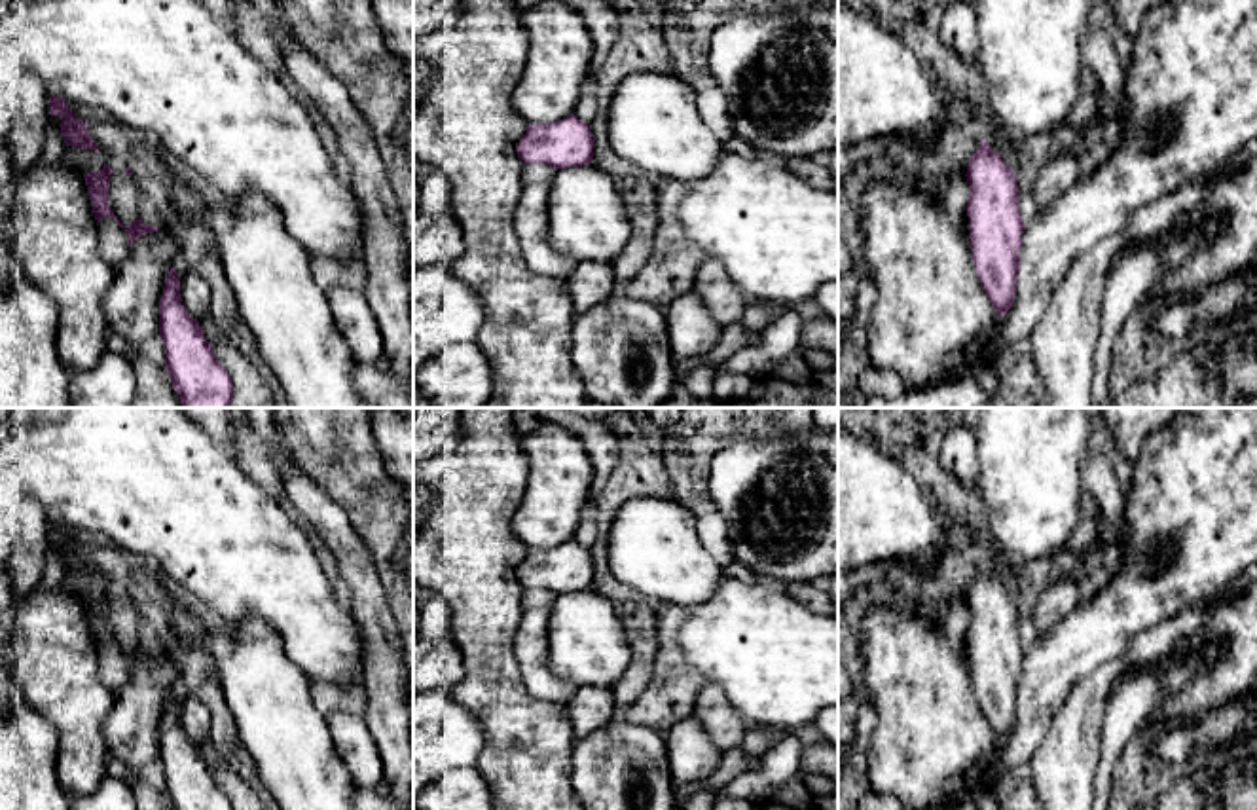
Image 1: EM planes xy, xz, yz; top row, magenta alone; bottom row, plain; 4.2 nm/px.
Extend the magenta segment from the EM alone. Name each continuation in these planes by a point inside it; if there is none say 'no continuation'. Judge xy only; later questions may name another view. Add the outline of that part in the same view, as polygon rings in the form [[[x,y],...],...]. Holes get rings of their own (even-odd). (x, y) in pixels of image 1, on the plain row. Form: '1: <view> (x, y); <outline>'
no continuation

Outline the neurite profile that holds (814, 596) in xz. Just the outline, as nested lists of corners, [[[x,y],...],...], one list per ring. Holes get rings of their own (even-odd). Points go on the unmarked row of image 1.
[[[792,580],[787,586],[787,594],[813,613],[830,613],[832,611],[832,598],[825,590],[823,582]]]

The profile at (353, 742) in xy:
[[[339,706],[326,715],[334,747],[360,789],[377,789],[383,783],[381,753],[364,723],[364,717]]]

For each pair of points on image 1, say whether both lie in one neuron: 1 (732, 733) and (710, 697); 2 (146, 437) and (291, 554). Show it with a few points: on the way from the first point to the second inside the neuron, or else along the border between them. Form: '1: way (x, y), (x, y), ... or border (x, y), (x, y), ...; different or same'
1: way (723, 723), (711, 706); same
2: way (182, 473), (255, 545); same

